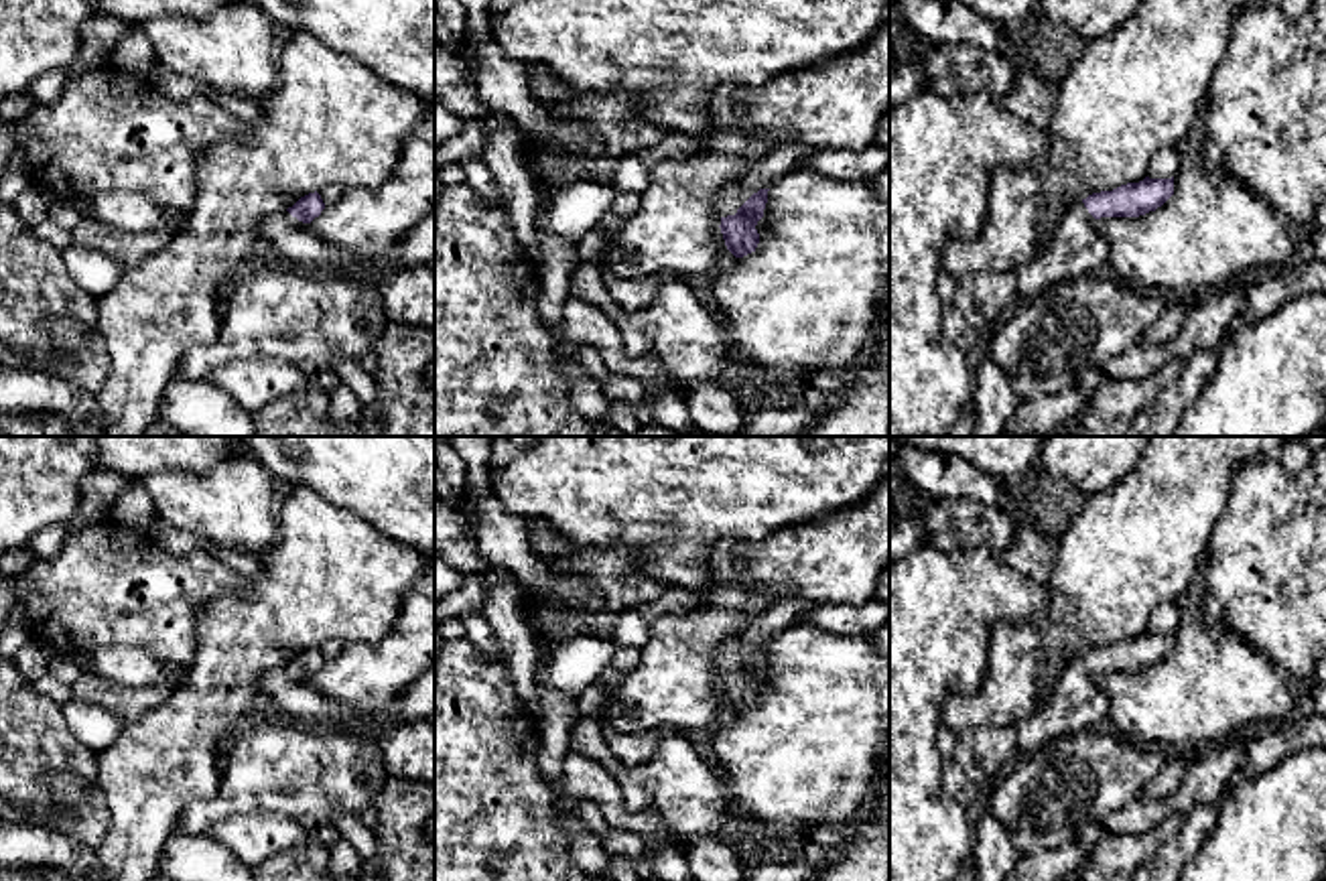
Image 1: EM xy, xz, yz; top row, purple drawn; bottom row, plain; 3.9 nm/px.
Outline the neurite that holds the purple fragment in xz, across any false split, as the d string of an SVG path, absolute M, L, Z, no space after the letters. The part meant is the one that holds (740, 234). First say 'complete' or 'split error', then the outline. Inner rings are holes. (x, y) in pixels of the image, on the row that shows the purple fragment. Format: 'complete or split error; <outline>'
split error; M784 140L717 193L719 227L735 258L755 252L759 244L755 225L764 217L768 191L792 171L802 168L814 150L816 146Z

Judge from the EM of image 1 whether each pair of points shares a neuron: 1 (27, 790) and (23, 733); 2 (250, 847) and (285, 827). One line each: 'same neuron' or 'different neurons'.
1: same neuron
2: same neuron

